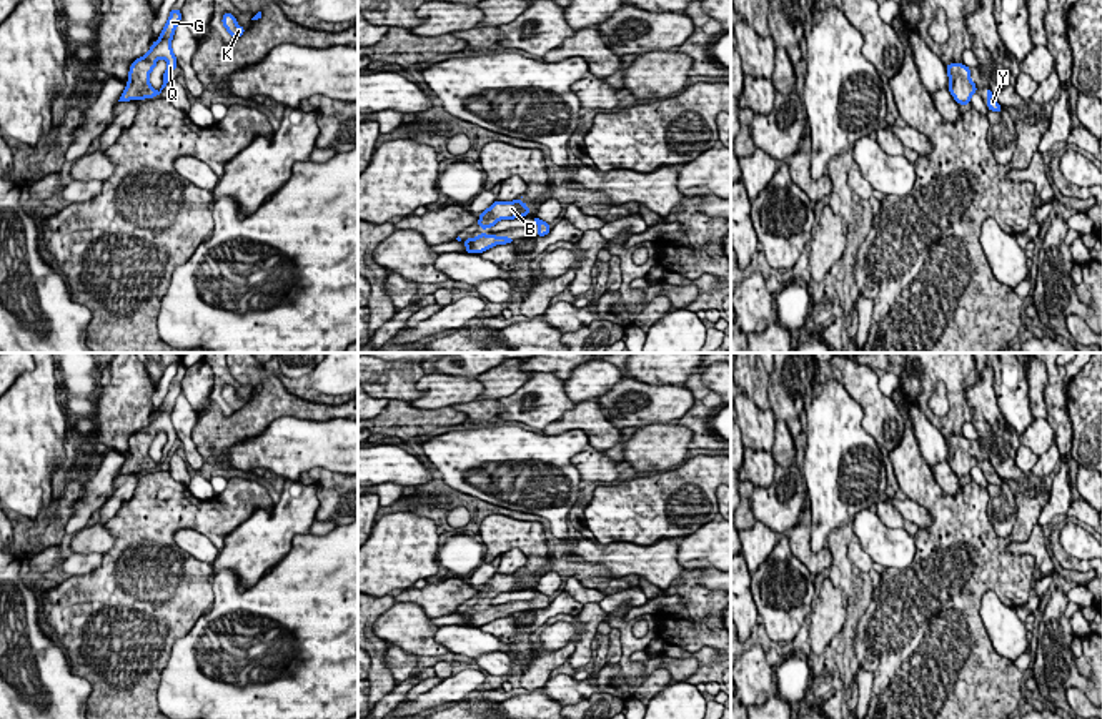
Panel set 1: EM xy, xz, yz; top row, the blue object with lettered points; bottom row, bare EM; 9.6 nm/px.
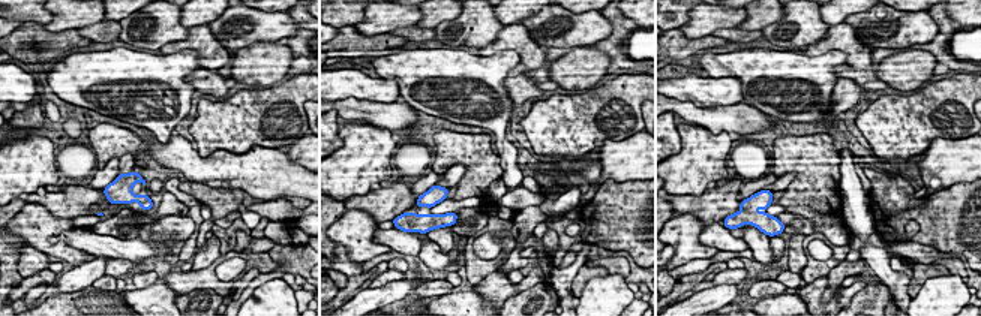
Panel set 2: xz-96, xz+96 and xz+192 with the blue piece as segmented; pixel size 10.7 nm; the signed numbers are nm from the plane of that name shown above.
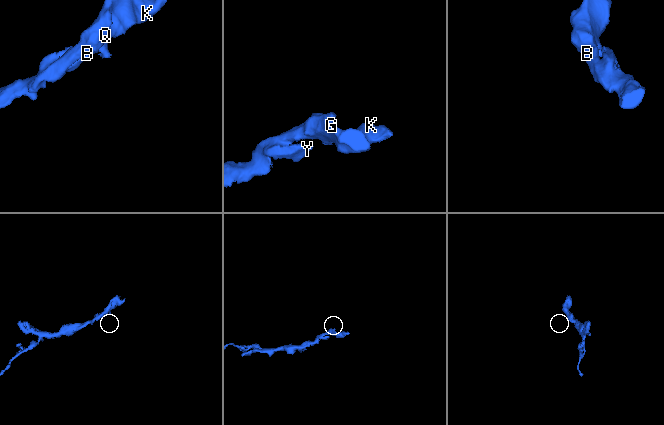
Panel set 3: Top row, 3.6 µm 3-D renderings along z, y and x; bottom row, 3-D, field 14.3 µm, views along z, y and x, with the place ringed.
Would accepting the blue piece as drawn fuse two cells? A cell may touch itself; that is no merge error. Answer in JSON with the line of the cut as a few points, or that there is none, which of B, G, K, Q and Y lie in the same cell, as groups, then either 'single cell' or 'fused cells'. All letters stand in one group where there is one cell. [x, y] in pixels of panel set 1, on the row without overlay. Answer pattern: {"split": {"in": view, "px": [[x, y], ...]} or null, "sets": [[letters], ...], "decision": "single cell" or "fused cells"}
{"split": null, "sets": [["B", "G", "K", "Q", "Y"]], "decision": "single cell"}

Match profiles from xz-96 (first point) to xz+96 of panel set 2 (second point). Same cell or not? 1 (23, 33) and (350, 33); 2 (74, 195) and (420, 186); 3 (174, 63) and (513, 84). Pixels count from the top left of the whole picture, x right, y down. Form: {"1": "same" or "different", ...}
{"1": "same", "2": "different", "3": "different"}

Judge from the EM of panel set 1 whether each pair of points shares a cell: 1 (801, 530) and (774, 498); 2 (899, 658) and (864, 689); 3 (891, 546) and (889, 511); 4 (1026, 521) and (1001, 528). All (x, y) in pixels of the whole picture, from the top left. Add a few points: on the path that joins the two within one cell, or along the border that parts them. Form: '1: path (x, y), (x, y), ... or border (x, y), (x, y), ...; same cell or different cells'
1: border (803, 508), (798, 521), (786, 533); different cells
2: border (858, 666), (873, 674), (871, 701); different cells
3: border (876, 511), (884, 525), (903, 528), (914, 536); different cells
4: border (989, 495), (987, 520), (992, 530), (1006, 538); different cells

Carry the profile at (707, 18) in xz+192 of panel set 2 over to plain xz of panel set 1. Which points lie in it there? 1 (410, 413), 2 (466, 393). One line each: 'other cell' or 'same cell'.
1: other cell
2: same cell

